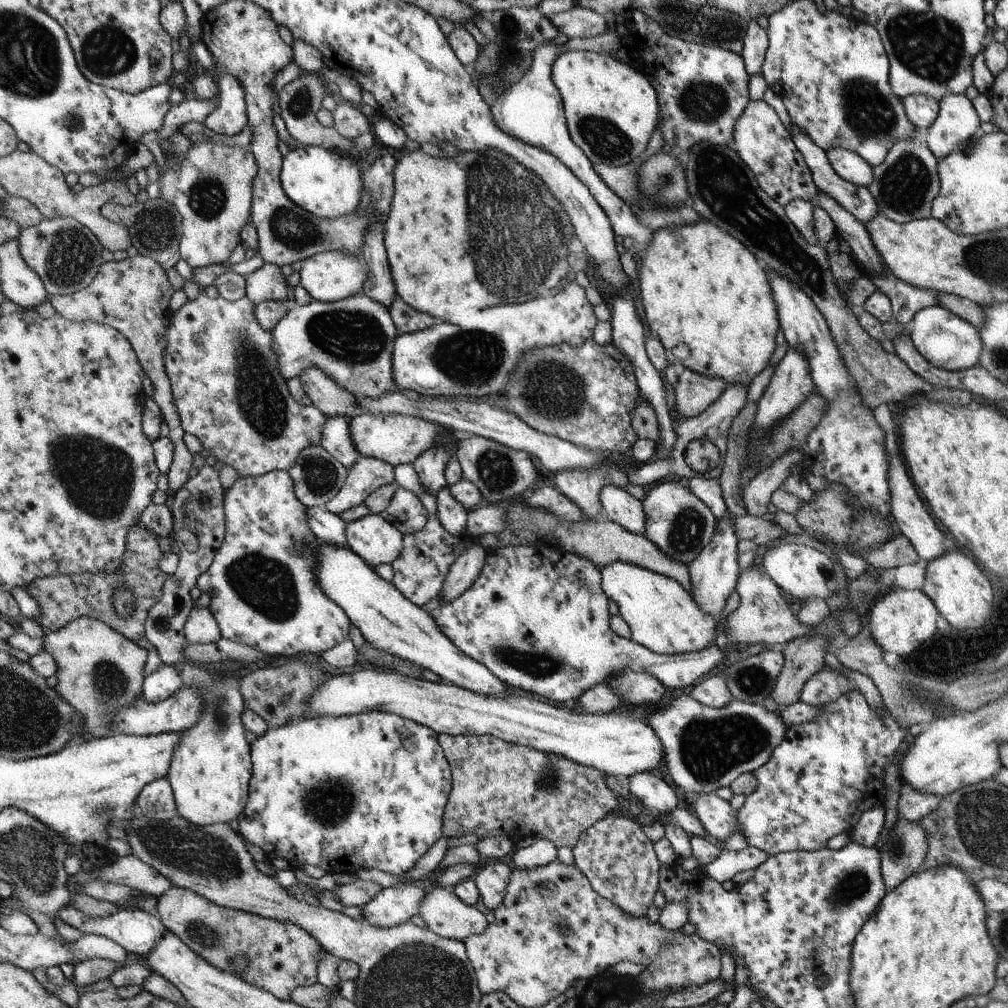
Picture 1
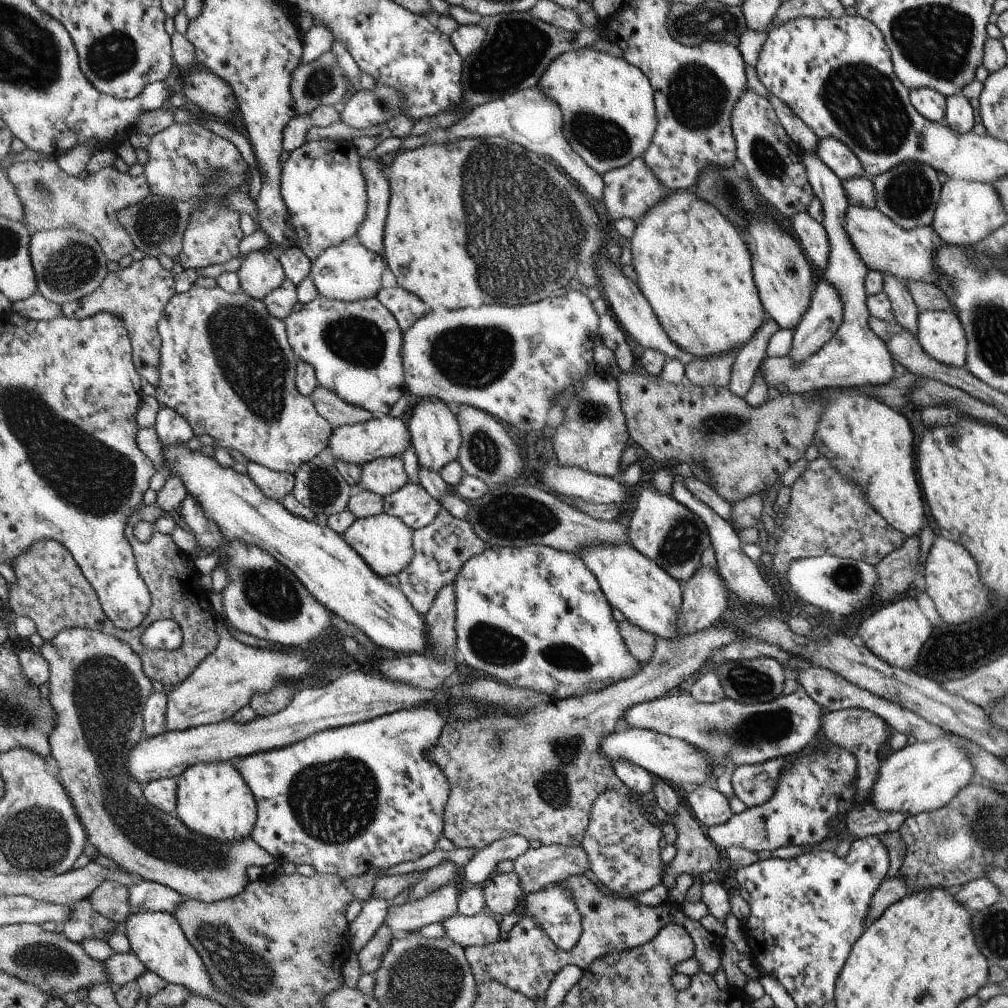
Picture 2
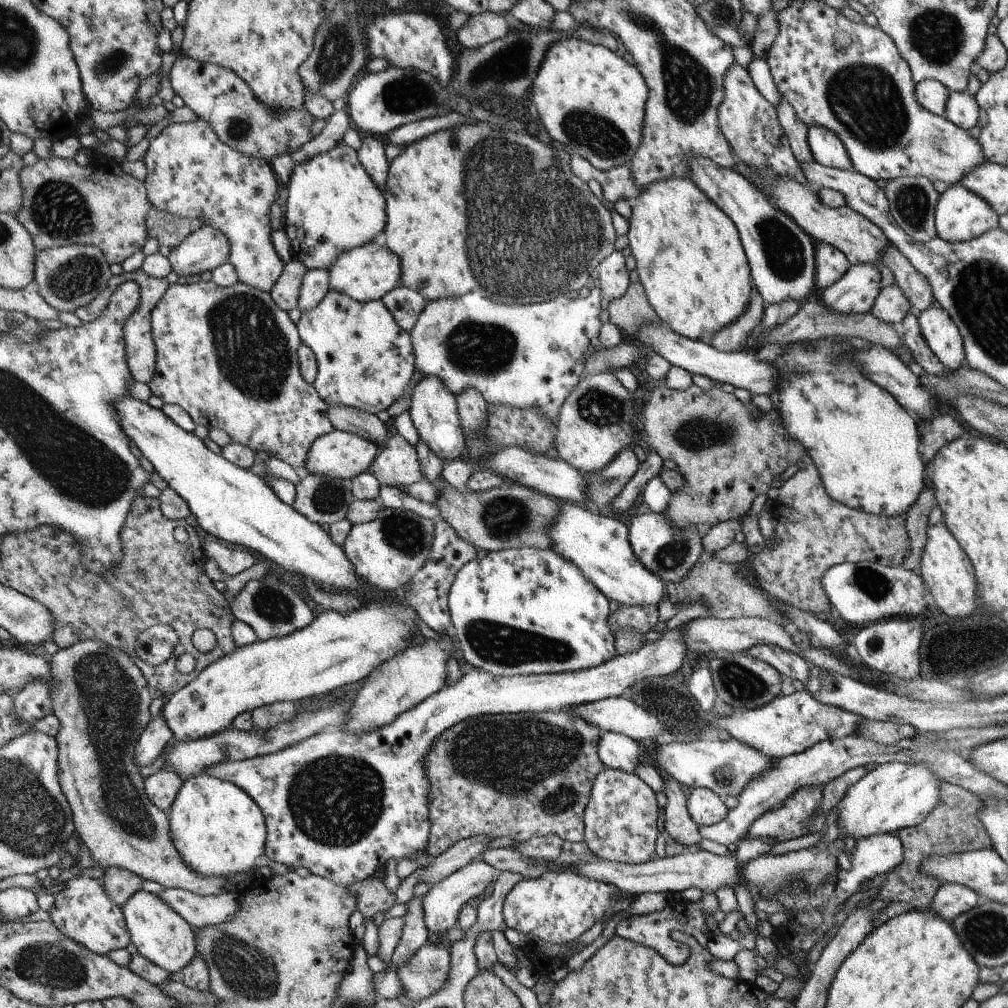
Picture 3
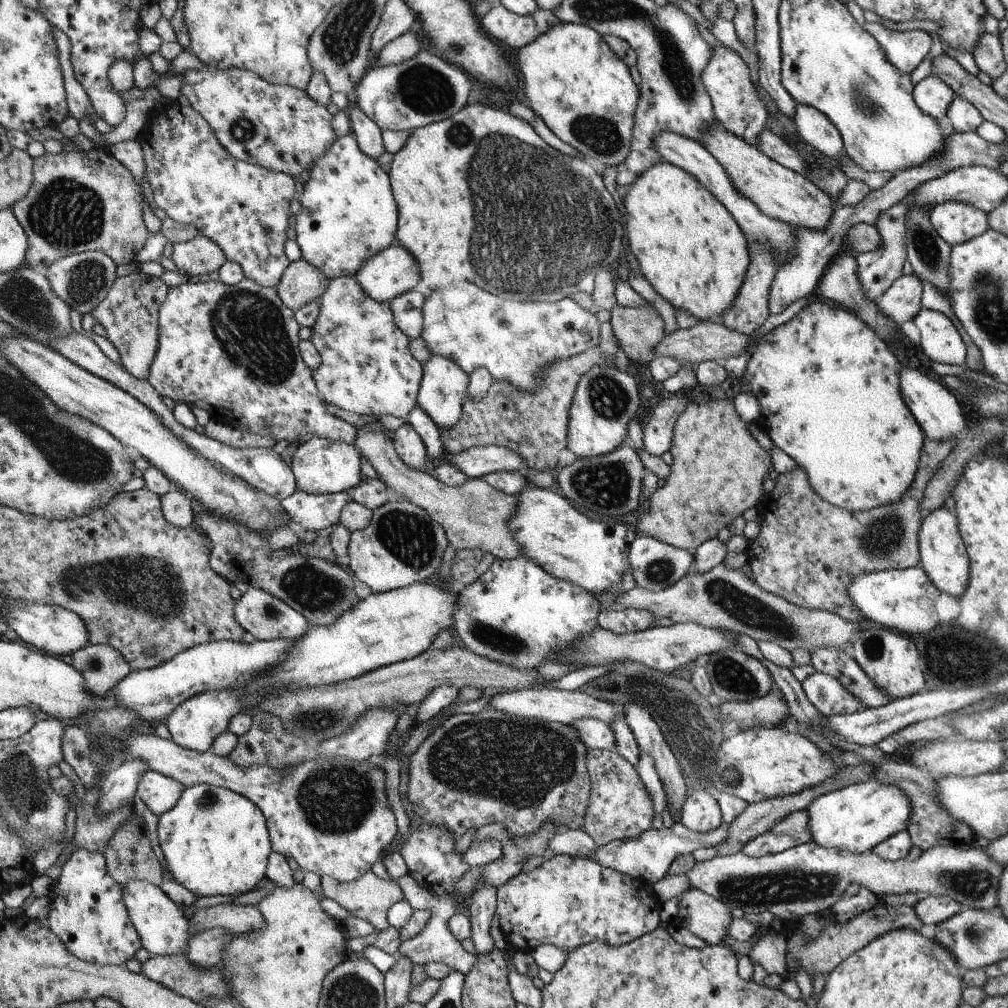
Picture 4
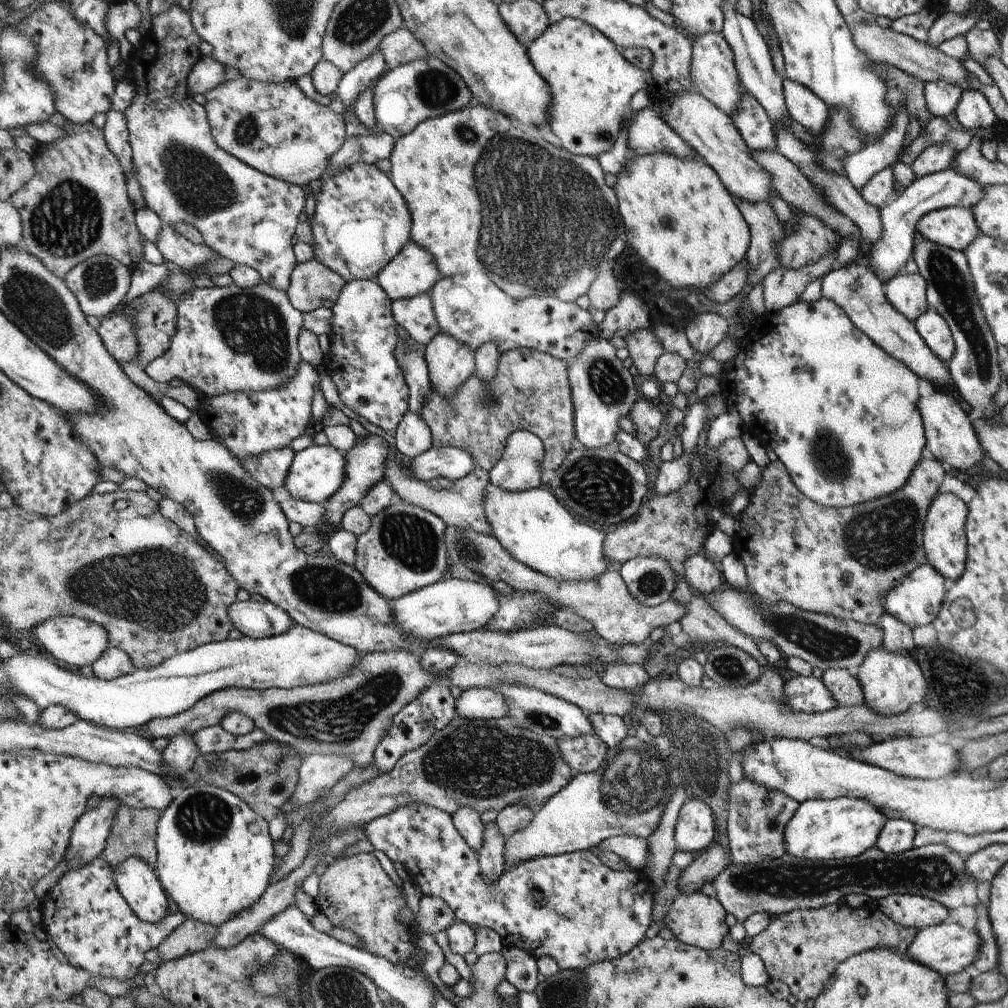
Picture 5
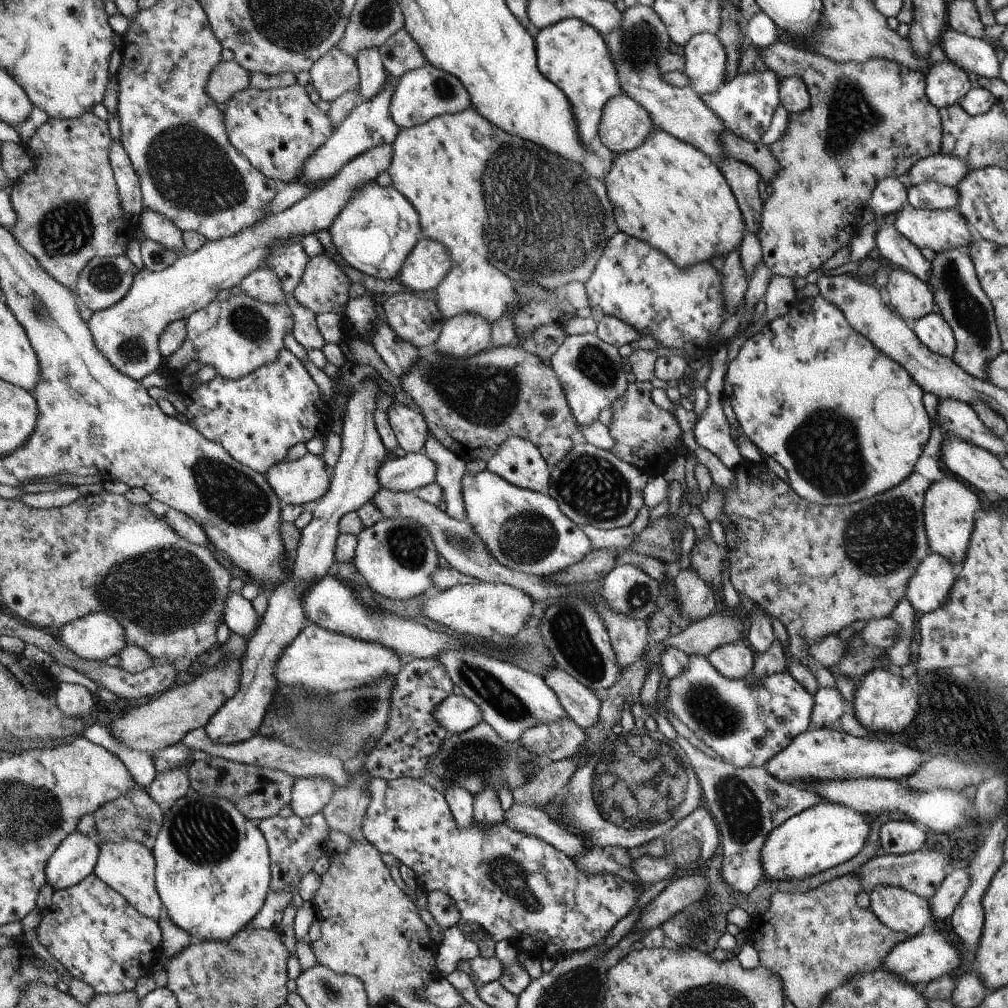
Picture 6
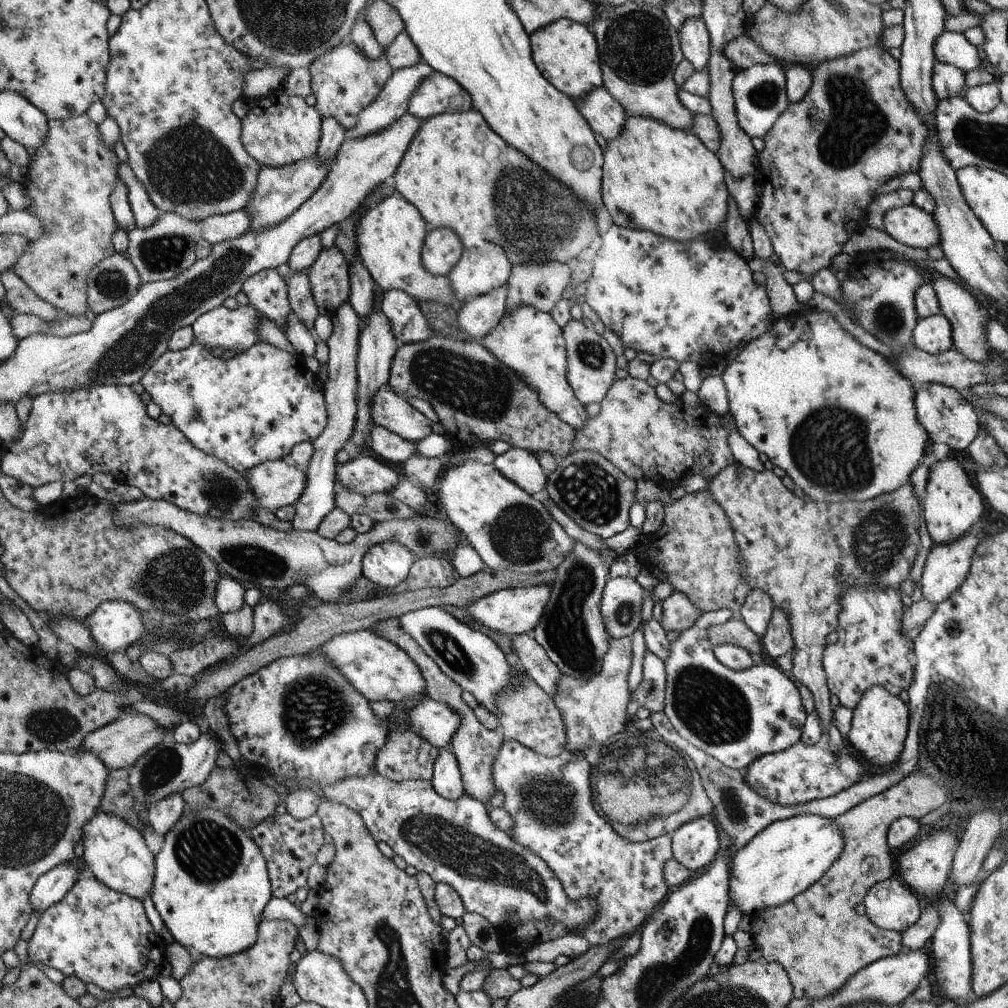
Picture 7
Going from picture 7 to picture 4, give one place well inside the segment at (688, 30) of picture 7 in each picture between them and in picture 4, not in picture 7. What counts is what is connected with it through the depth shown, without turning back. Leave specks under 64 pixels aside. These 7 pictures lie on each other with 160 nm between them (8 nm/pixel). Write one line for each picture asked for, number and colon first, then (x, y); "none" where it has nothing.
4: (737, 106)
5: (713, 73)
6: (705, 57)

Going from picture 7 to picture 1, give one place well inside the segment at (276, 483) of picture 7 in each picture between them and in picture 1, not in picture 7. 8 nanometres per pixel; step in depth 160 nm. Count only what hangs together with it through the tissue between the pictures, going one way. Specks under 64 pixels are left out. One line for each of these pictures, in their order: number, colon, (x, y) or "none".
1: (397, 439)
2: (358, 444)
3: (339, 454)
4: (321, 466)
5: (316, 473)
6: (296, 482)

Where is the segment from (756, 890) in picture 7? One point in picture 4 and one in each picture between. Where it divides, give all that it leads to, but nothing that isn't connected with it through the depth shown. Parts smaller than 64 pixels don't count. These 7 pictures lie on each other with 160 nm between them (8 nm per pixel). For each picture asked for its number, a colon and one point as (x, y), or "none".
4: (854, 819)
5: (821, 829)
6: (822, 836)

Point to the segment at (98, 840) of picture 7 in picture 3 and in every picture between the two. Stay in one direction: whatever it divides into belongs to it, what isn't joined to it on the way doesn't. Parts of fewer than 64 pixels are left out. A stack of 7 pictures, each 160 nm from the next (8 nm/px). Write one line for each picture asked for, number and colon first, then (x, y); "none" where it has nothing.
3: (160, 934)
4: (162, 925)
5: (138, 882)
6: (128, 866)

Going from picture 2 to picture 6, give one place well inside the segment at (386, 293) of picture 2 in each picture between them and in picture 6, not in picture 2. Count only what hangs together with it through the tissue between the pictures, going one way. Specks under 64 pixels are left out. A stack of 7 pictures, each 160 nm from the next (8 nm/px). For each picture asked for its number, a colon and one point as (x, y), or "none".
3: (406, 304)
4: (407, 308)
5: (415, 314)
6: (418, 321)

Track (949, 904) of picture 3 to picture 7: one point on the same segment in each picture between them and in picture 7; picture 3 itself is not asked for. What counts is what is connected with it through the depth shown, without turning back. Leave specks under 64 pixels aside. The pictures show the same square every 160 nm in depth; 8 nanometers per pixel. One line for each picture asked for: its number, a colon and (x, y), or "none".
4: (930, 910)
5: (909, 910)
6: (902, 910)
7: (891, 905)

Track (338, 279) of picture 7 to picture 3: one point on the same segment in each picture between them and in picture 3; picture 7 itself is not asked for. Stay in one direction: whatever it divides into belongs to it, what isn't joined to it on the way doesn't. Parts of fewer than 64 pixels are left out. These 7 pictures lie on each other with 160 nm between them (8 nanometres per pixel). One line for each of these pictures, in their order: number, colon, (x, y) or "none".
3: (286, 292)
4: (302, 283)
5: (313, 285)
6: (324, 287)

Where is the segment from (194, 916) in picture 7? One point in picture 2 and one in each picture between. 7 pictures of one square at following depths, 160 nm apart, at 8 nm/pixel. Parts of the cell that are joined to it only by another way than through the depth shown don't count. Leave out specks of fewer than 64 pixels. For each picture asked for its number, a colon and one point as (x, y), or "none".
2: (213, 799)
3: (218, 829)
4: (215, 842)
5: (215, 857)
6: (212, 868)

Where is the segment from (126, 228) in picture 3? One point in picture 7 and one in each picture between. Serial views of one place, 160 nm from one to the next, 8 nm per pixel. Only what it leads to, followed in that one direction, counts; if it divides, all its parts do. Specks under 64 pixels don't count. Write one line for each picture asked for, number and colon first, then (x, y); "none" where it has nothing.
4: (77, 202)
5: (76, 206)
6: (68, 208)
7: (73, 175)

